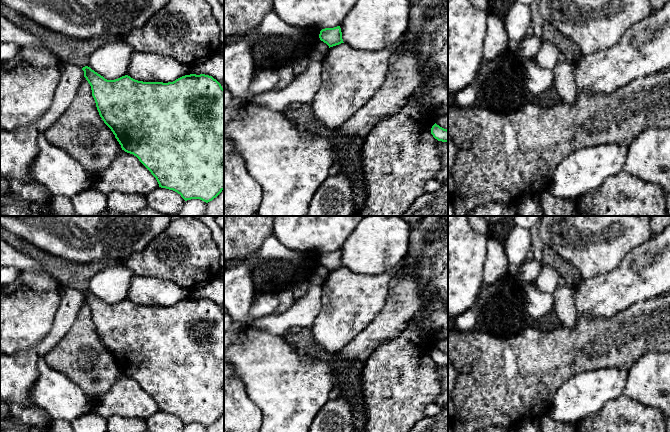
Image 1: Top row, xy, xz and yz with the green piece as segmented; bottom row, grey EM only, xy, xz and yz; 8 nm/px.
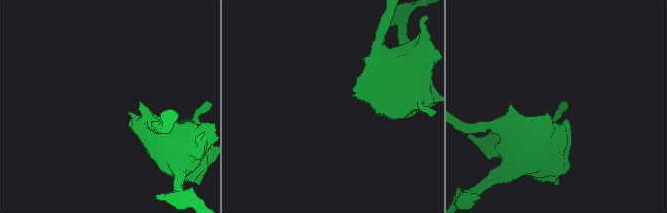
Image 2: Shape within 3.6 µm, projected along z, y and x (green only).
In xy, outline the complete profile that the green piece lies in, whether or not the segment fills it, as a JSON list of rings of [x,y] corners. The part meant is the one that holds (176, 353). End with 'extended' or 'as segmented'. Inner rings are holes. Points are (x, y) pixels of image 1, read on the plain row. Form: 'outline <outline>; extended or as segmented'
outline [[[88,290],[83,291],[82,294],[84,295],[84,301],[91,310],[92,320],[100,341],[113,356],[122,374],[136,380],[156,402],[159,411],[177,416],[185,425],[200,423],[206,427],[212,425],[224,414],[224,313],[216,303],[205,298],[190,298],[168,307],[143,306],[128,299],[115,304],[107,304]]]; as segmented

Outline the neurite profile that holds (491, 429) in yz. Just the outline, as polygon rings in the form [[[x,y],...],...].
[[[489,427],[487,429],[479,430],[477,432],[517,432],[516,429],[507,428],[507,427]]]

